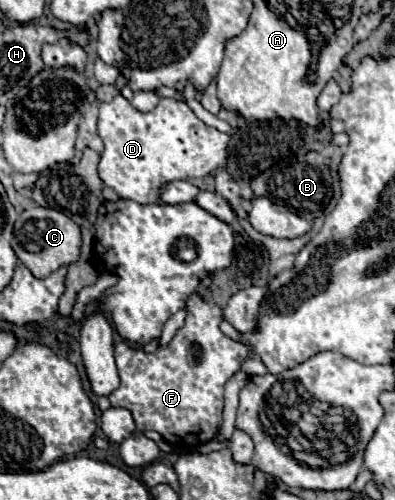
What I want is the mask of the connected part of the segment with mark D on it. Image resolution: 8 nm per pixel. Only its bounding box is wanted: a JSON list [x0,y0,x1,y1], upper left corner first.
[97,94,229,204]

